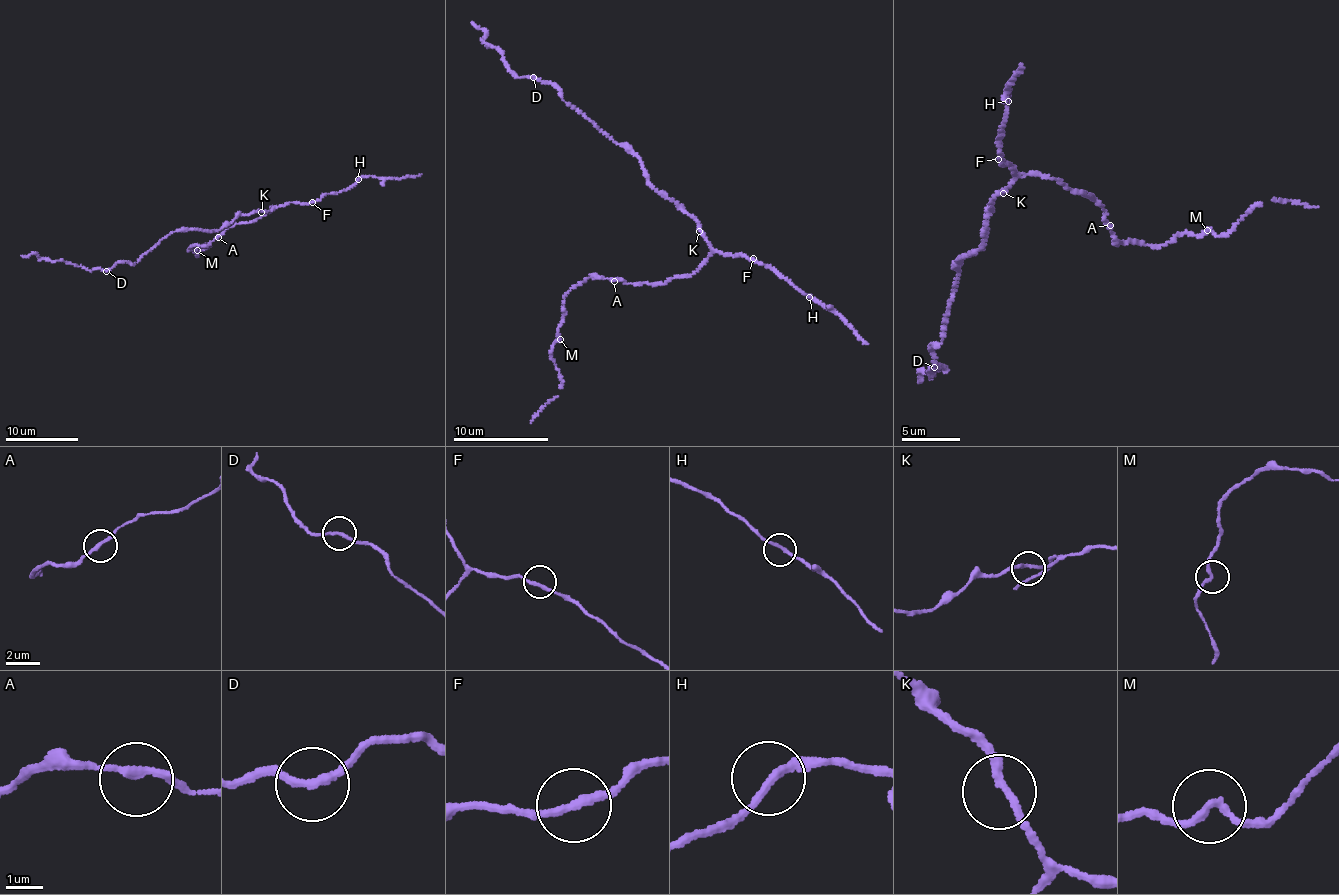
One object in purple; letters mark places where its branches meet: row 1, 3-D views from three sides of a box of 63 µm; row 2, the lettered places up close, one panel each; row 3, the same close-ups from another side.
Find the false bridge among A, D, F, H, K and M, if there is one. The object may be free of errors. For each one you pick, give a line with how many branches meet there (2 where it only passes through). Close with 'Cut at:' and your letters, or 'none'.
Cut at: none

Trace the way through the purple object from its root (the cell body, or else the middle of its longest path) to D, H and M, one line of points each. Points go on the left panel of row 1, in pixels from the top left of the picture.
D: (260, 210), (243, 213), (214, 231), (181, 228), (134, 264), (116, 263), (106, 270)
H: (260, 210), (268, 211), (289, 202), (312, 202), (327, 194), (337, 194), (358, 179)
M: (260, 210), (274, 207), (253, 222), (233, 225), (207, 245), (188, 250), (197, 250)

